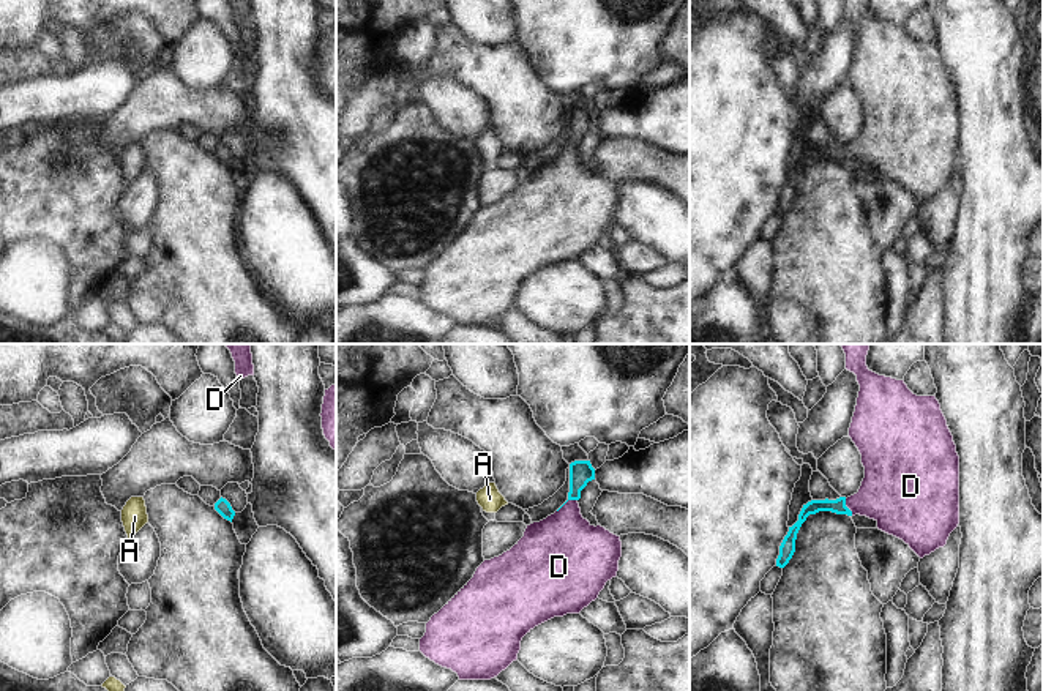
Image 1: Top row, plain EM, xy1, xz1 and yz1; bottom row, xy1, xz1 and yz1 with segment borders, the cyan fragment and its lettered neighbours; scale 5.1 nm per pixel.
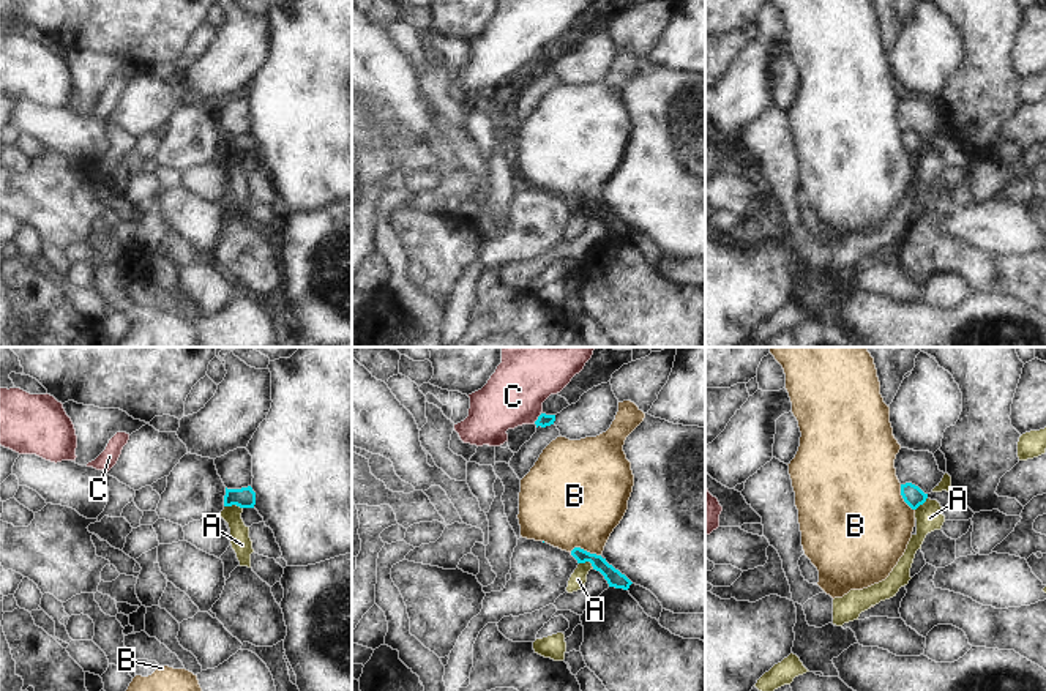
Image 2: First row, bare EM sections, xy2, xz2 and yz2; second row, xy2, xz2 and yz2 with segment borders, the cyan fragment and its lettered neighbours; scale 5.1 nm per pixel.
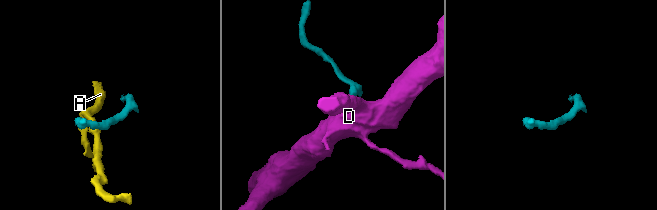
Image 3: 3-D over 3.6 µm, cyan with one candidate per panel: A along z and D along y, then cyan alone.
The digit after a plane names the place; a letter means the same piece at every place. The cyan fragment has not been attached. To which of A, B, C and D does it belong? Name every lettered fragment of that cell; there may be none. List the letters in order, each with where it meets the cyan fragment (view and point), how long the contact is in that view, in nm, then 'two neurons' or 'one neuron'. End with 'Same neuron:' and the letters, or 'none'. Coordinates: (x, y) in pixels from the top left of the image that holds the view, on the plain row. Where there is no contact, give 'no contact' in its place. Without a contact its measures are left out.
A: xy2 (234, 150) | 100 nm | two neurons
B: xz2 (586, 197) | 160 nm | two neurons
C: xz2 (538, 65) | 60 nm | two neurons
D: xz1 (567, 147) | 120 nm | one neuron
Same neuron: D

